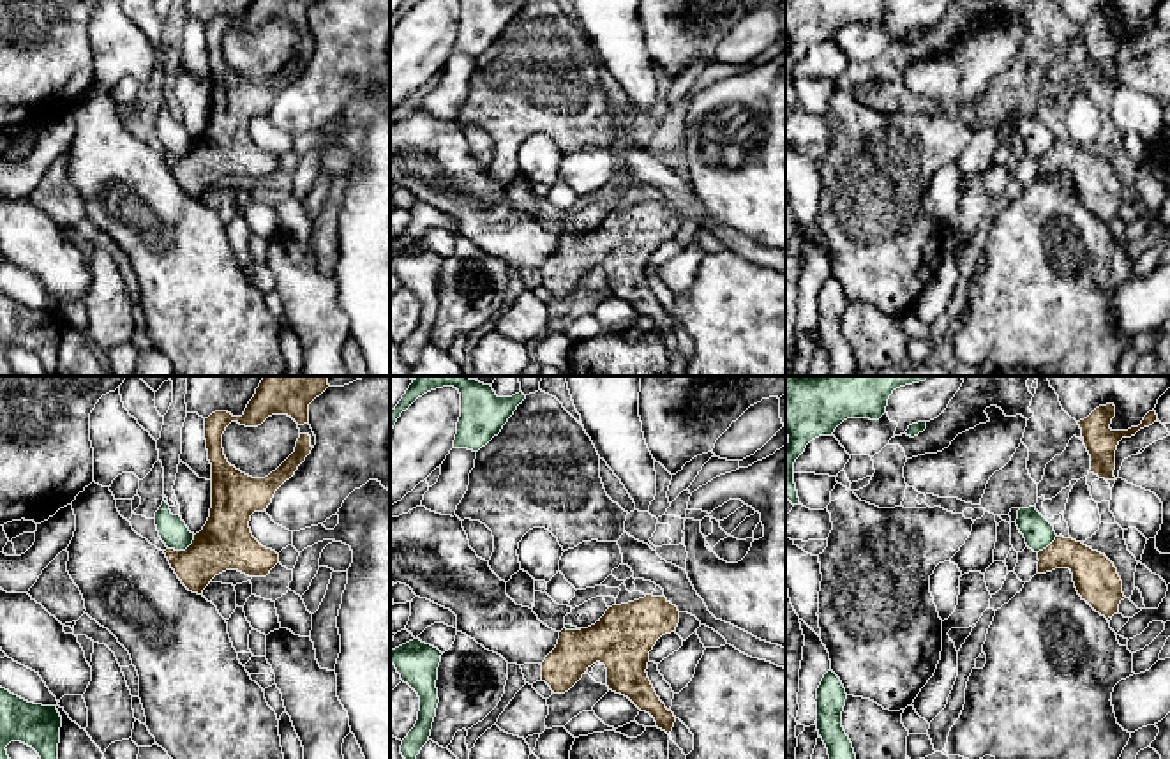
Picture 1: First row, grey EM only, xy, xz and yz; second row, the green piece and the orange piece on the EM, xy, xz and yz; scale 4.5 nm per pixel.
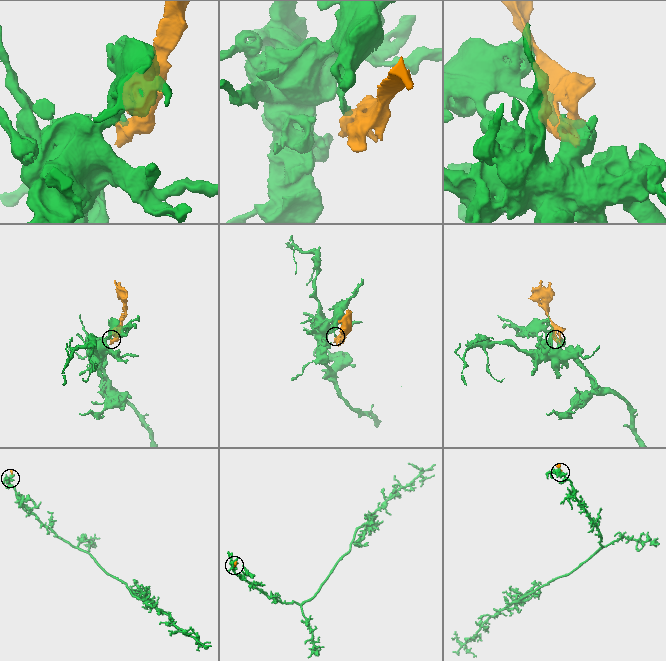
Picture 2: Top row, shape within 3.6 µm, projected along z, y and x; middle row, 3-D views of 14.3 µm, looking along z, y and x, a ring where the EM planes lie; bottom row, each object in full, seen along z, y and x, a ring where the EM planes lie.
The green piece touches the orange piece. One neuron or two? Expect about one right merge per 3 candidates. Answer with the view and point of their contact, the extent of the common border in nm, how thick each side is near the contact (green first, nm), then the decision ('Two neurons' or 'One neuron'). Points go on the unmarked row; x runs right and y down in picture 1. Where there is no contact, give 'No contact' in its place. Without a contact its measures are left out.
Touches green at xy (182, 154). Shared border 140 nm. Thickness 130 nm (green) against 240 nm. Two neurons

